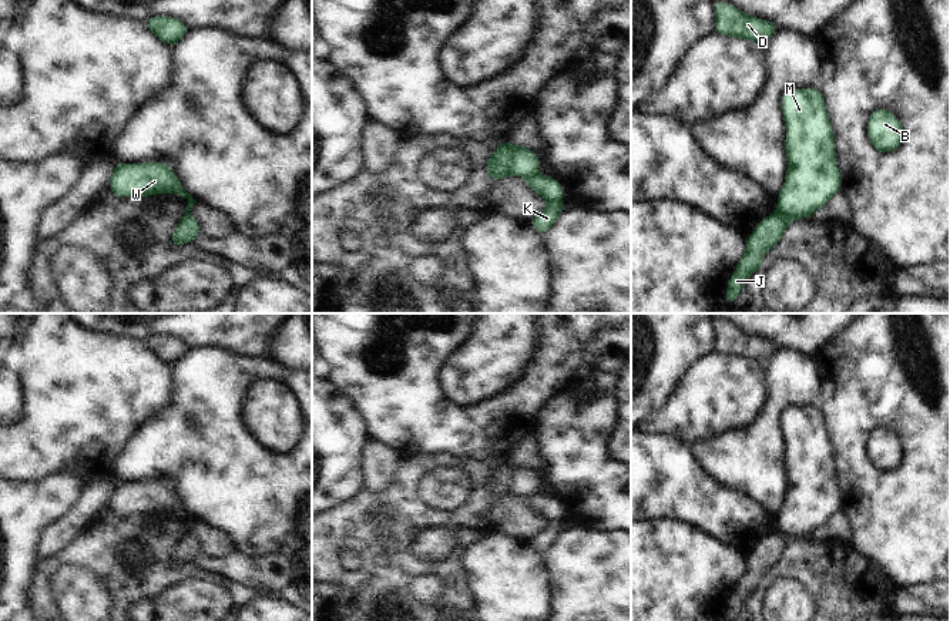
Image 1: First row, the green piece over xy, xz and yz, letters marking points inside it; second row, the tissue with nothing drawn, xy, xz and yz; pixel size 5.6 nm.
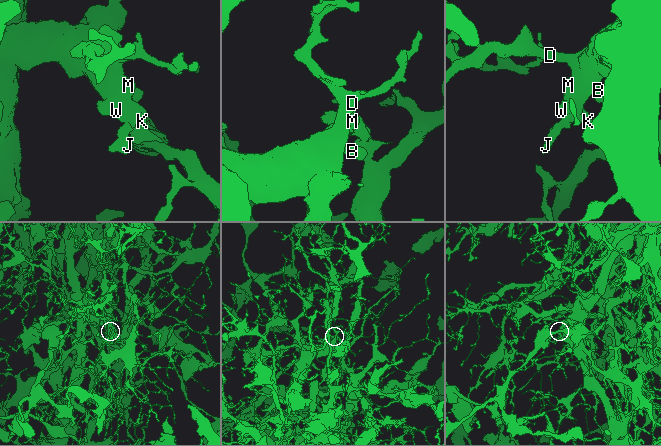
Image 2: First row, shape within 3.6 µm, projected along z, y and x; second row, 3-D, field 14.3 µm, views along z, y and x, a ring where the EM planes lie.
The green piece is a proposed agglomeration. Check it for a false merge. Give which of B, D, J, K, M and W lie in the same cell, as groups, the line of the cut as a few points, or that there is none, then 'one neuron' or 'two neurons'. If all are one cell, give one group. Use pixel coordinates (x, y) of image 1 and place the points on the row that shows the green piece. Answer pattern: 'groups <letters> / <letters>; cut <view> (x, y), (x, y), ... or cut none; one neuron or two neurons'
groups B M W / D J K; cut xz (510, 144), (510, 164), (517, 171); two neurons

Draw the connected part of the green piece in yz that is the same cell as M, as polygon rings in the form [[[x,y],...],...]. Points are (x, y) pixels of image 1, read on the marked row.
[[[818,87],[782,94],[788,171],[778,194],[778,212],[812,218],[842,188],[833,128]]]

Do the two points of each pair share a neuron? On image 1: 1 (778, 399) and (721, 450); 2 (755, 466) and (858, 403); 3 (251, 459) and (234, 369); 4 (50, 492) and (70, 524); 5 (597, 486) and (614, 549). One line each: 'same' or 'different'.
1: same
2: different
3: same
4: different
5: different

